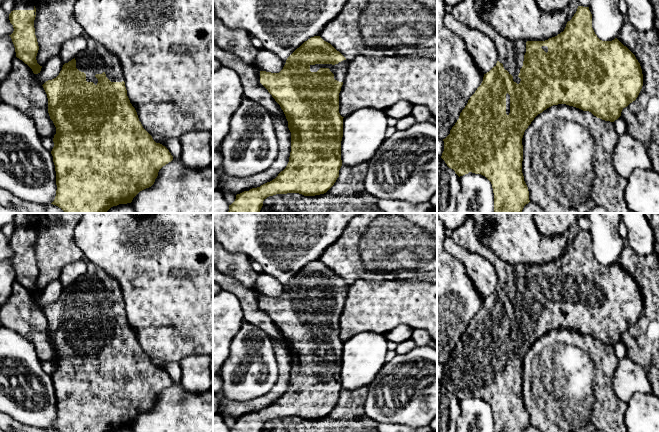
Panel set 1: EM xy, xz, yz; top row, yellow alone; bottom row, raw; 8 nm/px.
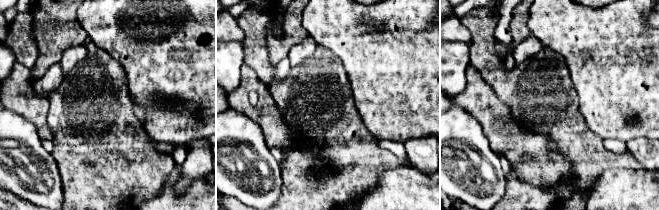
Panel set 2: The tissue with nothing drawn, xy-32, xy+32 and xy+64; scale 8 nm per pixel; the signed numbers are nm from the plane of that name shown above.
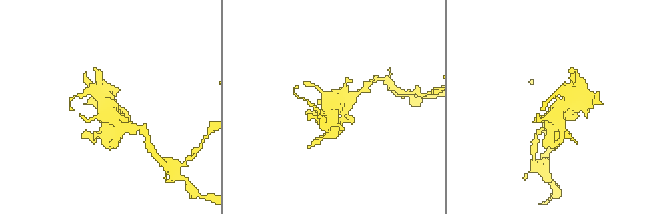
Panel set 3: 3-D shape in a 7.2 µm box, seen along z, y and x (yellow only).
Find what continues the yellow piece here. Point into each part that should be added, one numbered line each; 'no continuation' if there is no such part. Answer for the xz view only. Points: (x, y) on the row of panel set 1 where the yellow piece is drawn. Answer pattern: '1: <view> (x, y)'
1: xz (339, 70)

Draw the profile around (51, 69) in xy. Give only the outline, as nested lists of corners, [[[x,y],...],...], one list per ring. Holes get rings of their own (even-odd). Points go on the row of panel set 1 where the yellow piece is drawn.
[[[60,54],[54,55],[42,66],[41,71],[35,74],[36,81],[43,85],[46,81],[56,78],[63,67]]]

